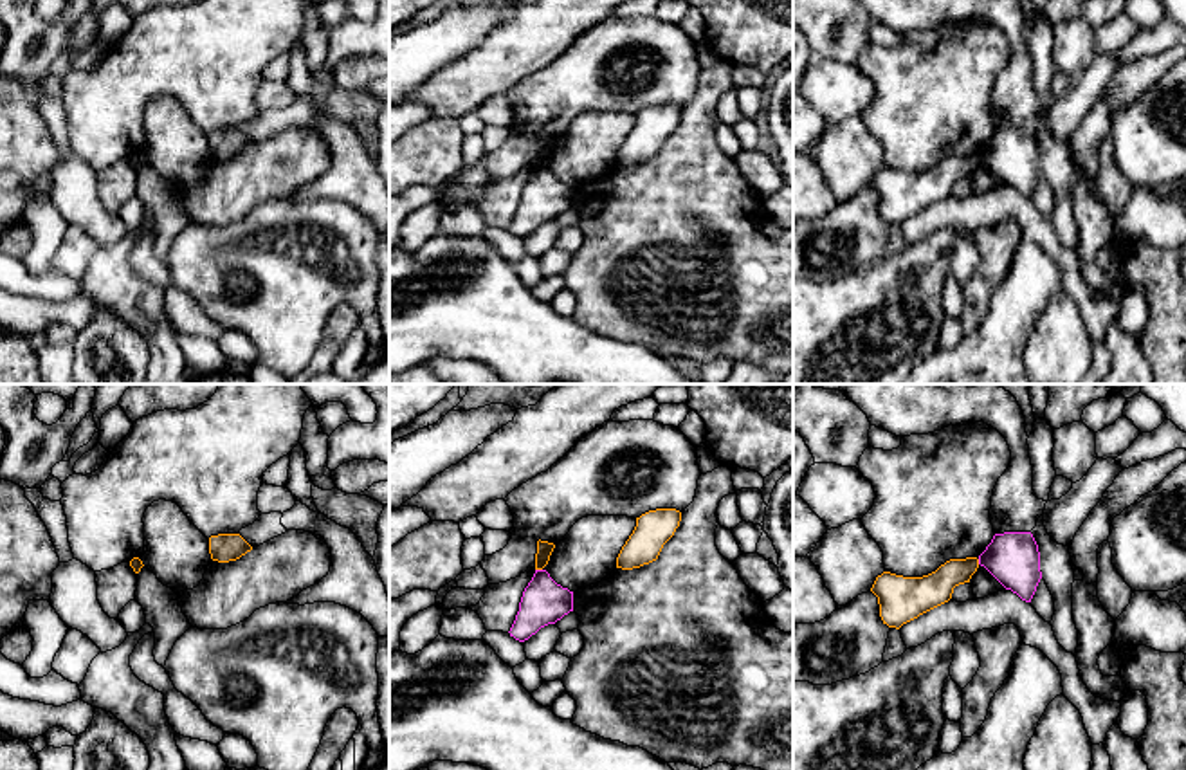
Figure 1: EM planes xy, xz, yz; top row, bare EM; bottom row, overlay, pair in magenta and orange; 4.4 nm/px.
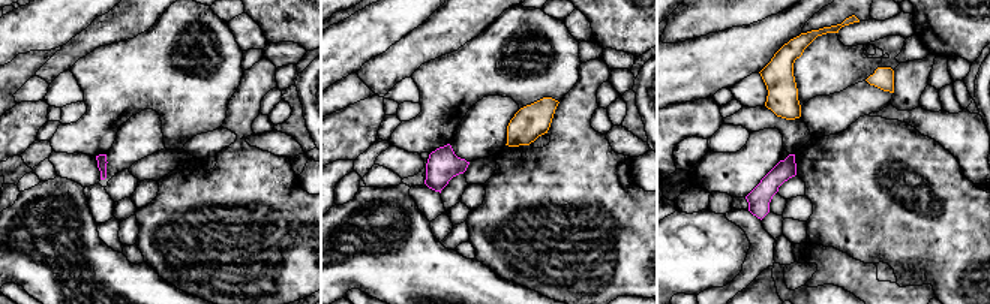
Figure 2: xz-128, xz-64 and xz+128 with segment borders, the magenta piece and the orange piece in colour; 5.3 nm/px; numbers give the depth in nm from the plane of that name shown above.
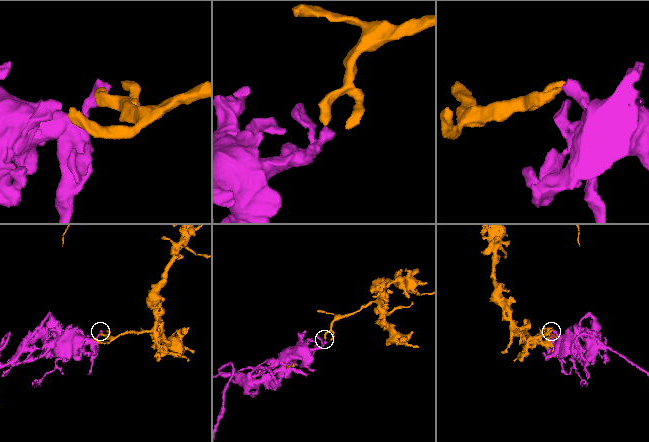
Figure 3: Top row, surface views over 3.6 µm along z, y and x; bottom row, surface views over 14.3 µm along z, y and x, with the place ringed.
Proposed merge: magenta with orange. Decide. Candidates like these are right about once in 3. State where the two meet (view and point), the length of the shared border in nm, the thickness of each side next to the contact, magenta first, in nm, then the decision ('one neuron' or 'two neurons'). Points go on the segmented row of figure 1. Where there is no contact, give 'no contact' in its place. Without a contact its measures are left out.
xz (539, 570) | 30 nm | 200/70 nm | two neurons

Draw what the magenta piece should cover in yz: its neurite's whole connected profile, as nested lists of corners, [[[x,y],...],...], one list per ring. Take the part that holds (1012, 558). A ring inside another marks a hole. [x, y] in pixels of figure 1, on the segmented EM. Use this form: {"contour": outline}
{"contour": [[[1031,532],[995,534],[979,564],[1026,602],[1031,602],[1042,579],[1040,552]]]}

